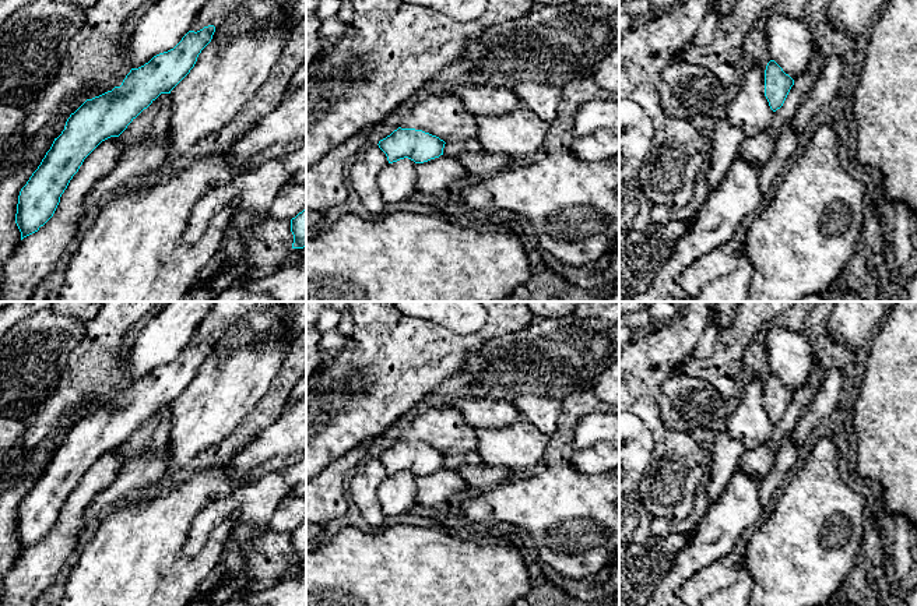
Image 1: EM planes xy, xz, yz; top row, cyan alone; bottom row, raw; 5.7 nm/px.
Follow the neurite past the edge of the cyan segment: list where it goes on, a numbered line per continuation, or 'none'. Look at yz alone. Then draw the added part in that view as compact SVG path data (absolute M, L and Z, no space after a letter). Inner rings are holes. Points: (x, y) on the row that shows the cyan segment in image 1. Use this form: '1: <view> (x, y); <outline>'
none

